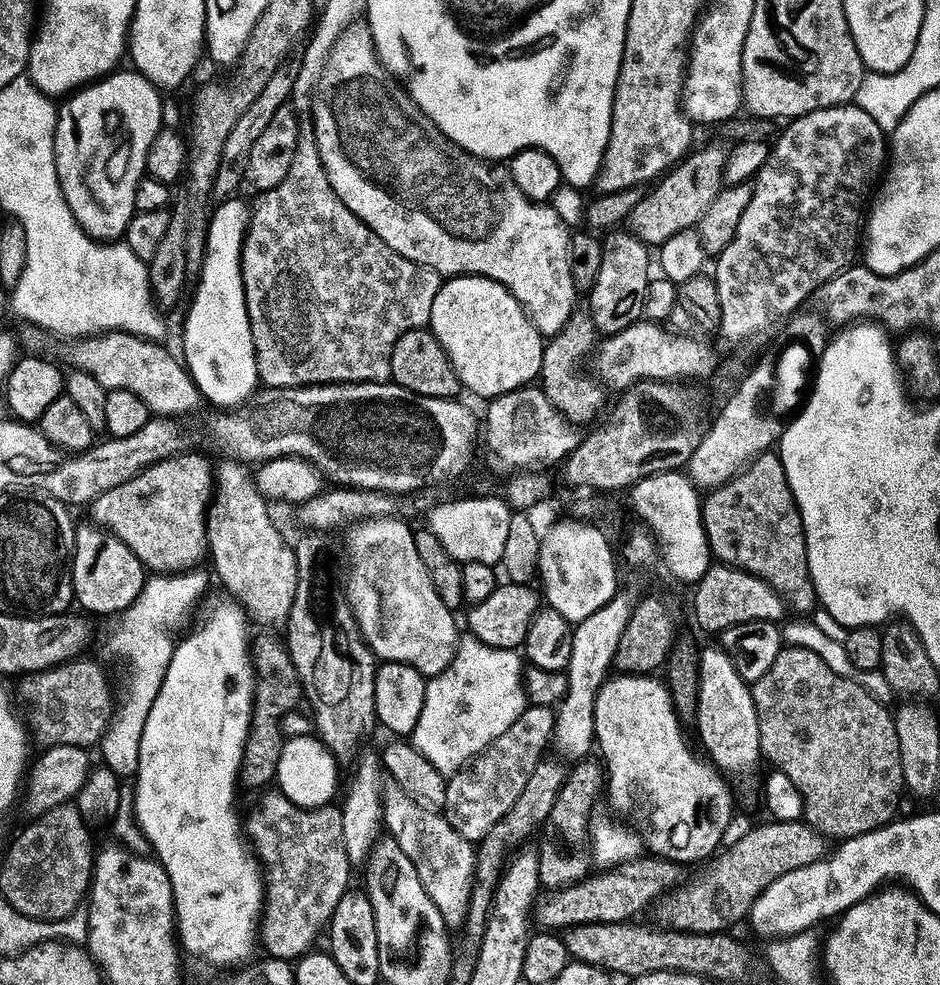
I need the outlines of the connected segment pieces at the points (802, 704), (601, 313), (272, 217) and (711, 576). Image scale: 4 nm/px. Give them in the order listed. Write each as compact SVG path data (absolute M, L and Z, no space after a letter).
M788 646L759 682L751 685L761 727L761 757L769 760L775 771L786 774L802 794L803 823L832 842L853 840L893 823L900 808L900 794L906 790L896 717L852 679L856 678L830 670L814 652Z
M616 230L609 236L612 237L603 241L602 271L598 274L598 282L594 282L586 296L586 311L592 317L597 333L604 338L622 334L622 330L641 323L646 290L654 279L654 256L648 253L651 252L649 245L643 244L630 230Z
M313 127L301 131L297 156L286 180L259 198L250 208L242 278L261 385L265 389L314 388L321 384L346 384L350 378L366 378L370 384L389 383L394 346L402 334L431 325L434 298L440 293L442 277L390 250L338 198L334 186L330 186Z
M713 566L707 574L695 585L696 597L692 600L692 612L696 615L696 624L704 632L719 634L730 626L738 626L746 622L762 622L771 620L780 622L784 619L786 605L783 598L766 583L742 572L739 568Z

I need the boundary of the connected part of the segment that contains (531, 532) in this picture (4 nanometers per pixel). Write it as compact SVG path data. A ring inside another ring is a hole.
M513 513L510 522L509 537L502 561L507 576L515 584L503 583L495 590L488 600L473 605L469 611L468 626L469 633L482 643L494 648L504 650L521 649L529 634L533 618L540 611L542 602L539 593L536 593L524 584L533 582L537 579L540 566L540 542L541 533L537 532L529 513Z

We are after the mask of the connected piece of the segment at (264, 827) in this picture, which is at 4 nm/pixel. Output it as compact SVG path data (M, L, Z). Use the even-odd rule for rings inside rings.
M272 790L260 800L256 812L246 816L247 837L251 849L262 865L266 877L266 903L262 917L262 944L268 947L267 955L274 960L299 961L313 951L312 942L319 938L332 923L338 902L350 891L354 866L344 845L344 813L339 807L327 806L315 811L299 808L279 790Z

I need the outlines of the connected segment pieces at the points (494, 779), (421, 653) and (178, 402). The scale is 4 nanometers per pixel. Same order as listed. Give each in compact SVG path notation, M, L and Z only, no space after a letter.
M527 707L525 713L508 731L496 739L471 764L453 775L448 781L443 811L451 825L467 841L479 844L489 836L494 825L513 809L522 796L530 775L550 748L556 724L553 707Z
M396 516L377 520L361 520L351 525L348 532L348 556L352 559L352 577L346 583L348 605L356 616L364 641L372 647L377 661L405 664L416 668L425 678L442 674L454 662L462 632L456 629L457 613L447 608L438 596L434 582L422 564L415 546L416 532L406 521Z
M105 332L103 336L89 336L75 341L68 352L71 367L81 372L94 374L98 382L114 391L129 391L145 403L156 418L177 418L187 412L196 412L202 405L202 397L192 375L179 359L176 360L164 349L163 343L143 340L129 332Z

